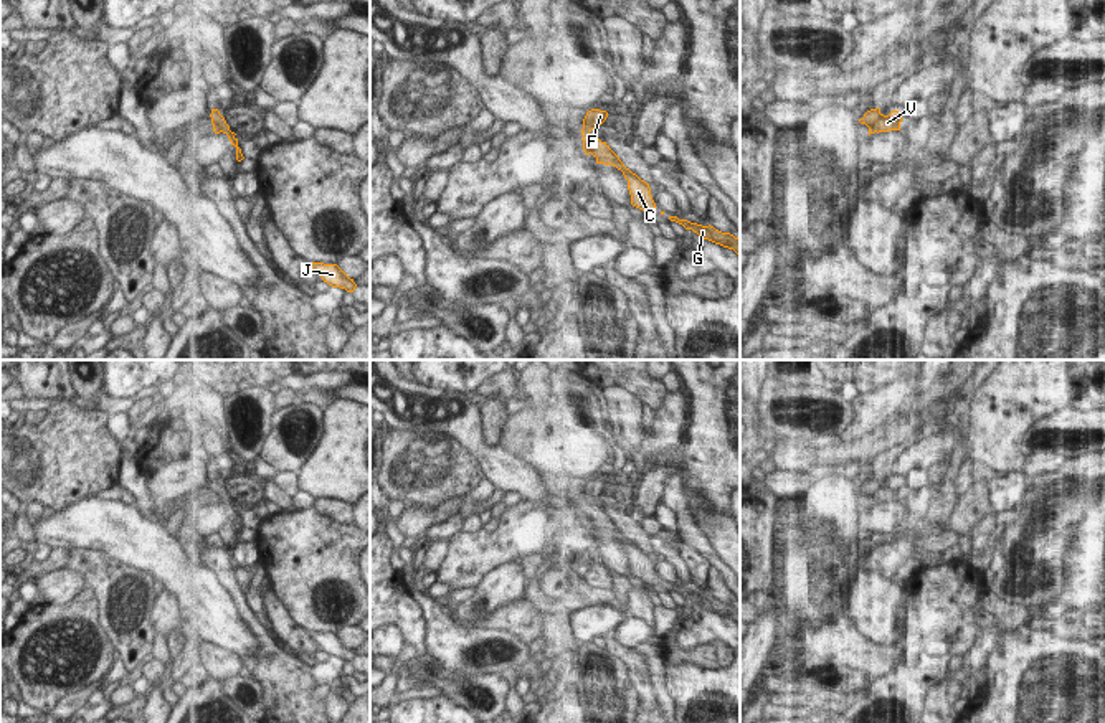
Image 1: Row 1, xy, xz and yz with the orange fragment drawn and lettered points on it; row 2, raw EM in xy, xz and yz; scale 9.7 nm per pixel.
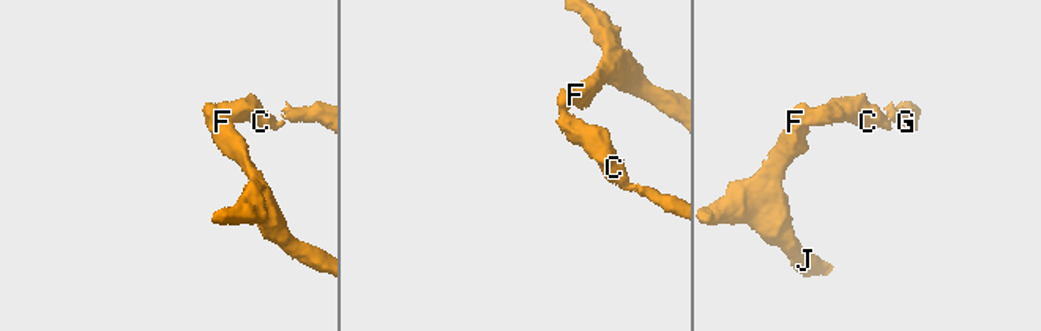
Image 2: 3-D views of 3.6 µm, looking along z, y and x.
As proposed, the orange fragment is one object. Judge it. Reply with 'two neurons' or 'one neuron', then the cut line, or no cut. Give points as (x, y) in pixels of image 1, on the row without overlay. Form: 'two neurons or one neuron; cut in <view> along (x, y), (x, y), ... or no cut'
two neurons; cut in yz along (881, 484), (874, 500)

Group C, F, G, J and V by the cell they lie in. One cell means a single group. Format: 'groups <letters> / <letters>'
groups C G V / F J

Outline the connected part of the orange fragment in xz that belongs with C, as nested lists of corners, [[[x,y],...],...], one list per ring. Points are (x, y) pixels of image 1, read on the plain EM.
[[[583,495],[583,520],[586,525],[593,525],[596,533],[613,535],[623,541],[624,548],[628,550],[628,560],[631,565],[631,574],[643,579],[644,583],[651,584],[656,581],[656,573],[651,566],[649,553],[641,550],[636,543],[624,536],[619,527],[609,518],[606,512],[601,512],[598,507],[591,507],[590,502],[595,497]]]

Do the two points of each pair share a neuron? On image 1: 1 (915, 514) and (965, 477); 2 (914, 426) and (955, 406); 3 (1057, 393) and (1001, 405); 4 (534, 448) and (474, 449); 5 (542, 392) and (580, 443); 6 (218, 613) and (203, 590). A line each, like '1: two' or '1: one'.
1: two
2: one
3: one
4: two
5: two
6: one

